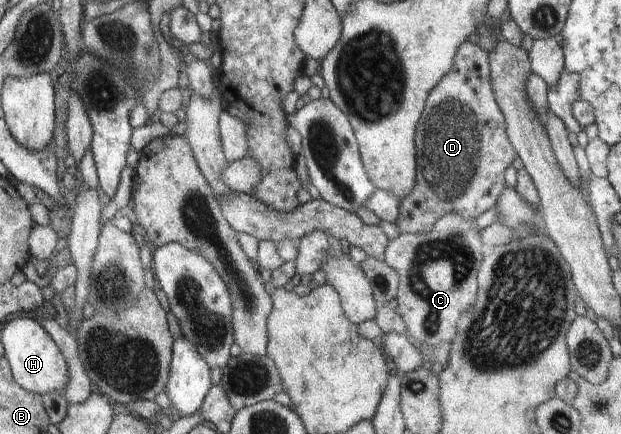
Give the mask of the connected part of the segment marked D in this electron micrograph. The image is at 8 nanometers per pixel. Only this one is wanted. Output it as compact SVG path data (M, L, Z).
M462 43L454 55L452 69L428 94L426 107L418 123L414 138L417 161L414 189L408 197L400 200L400 215L396 221L401 234L428 233L446 213L458 213L464 219L476 219L496 205L506 185L504 172L517 157L508 139L505 123L490 81L489 54L476 43Z

